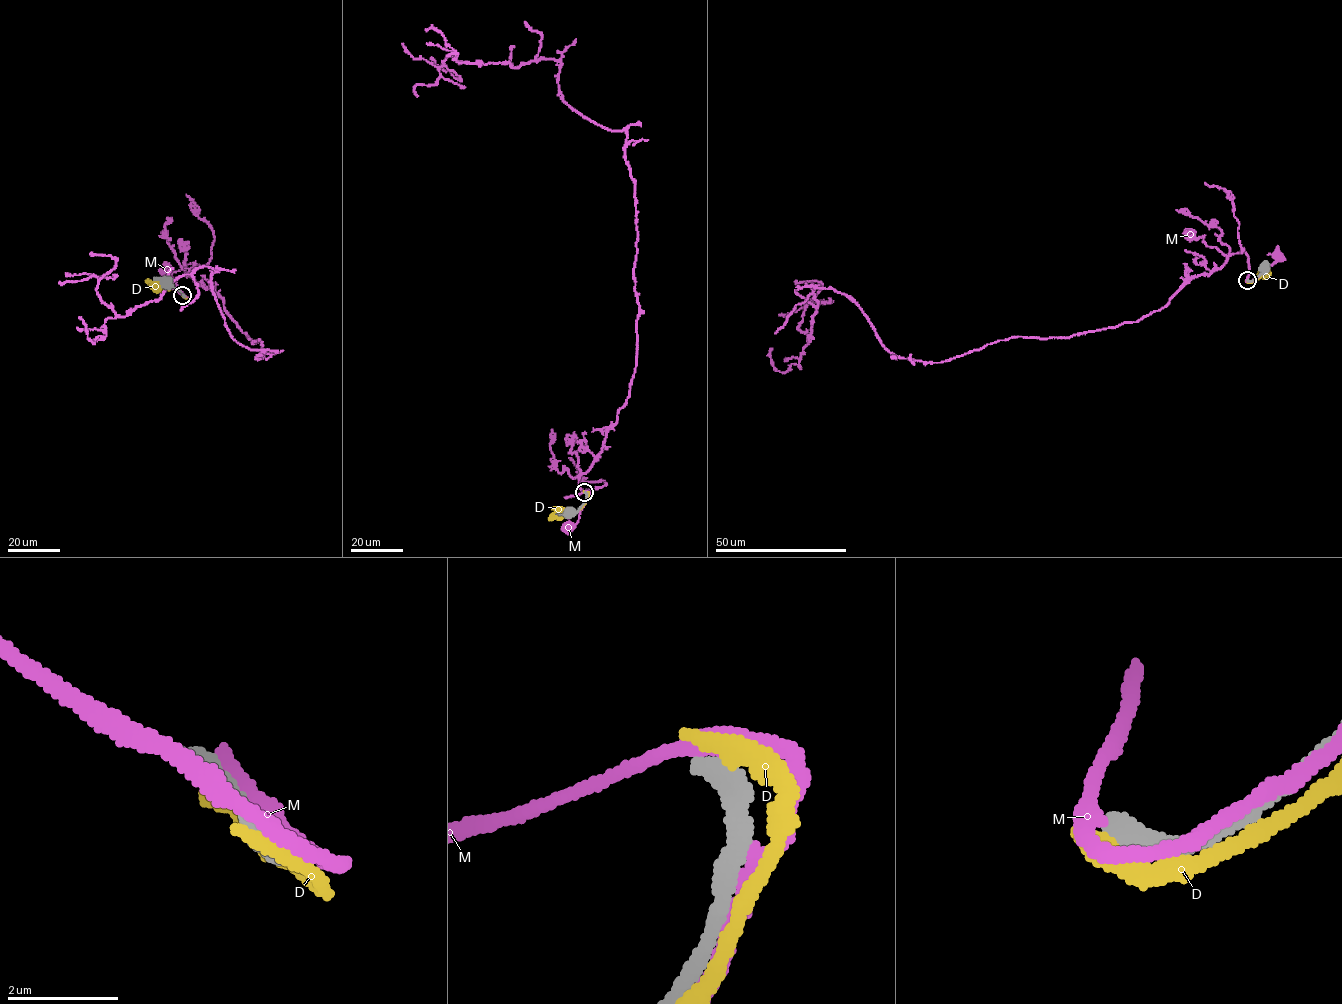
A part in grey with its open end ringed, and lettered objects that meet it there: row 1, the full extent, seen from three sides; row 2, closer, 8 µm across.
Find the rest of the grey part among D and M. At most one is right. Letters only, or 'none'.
none

